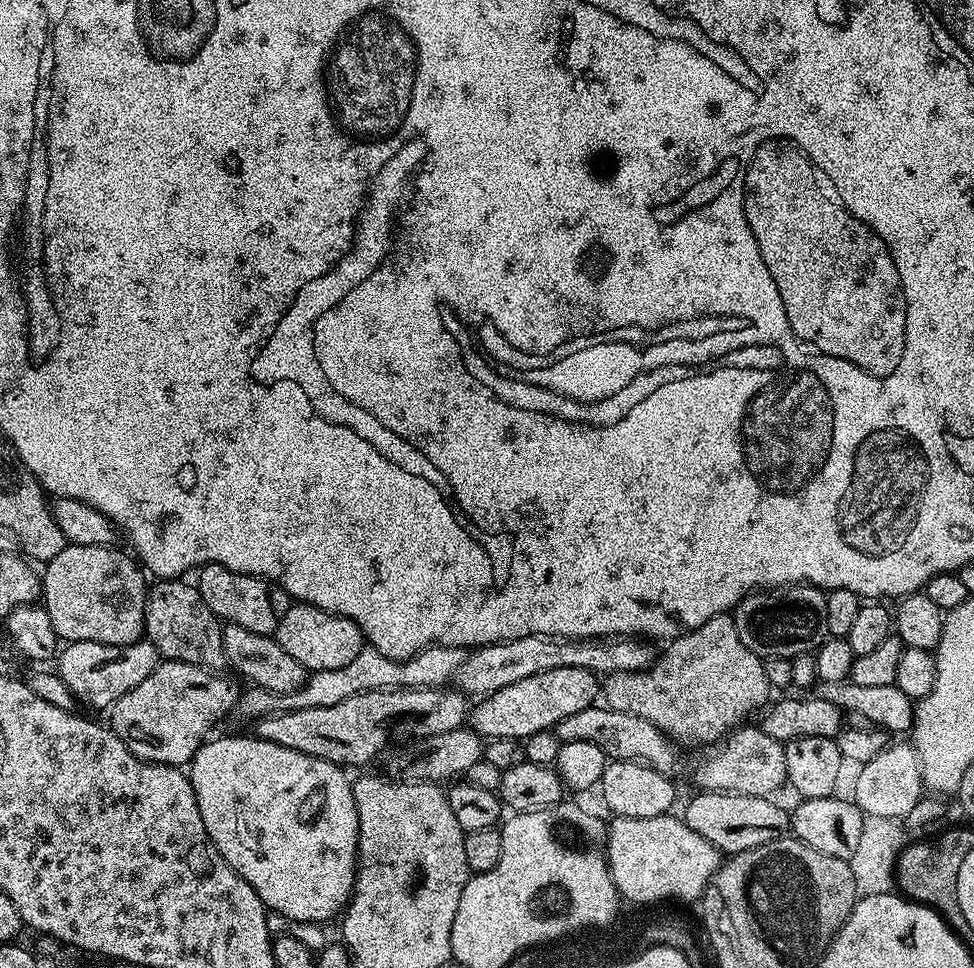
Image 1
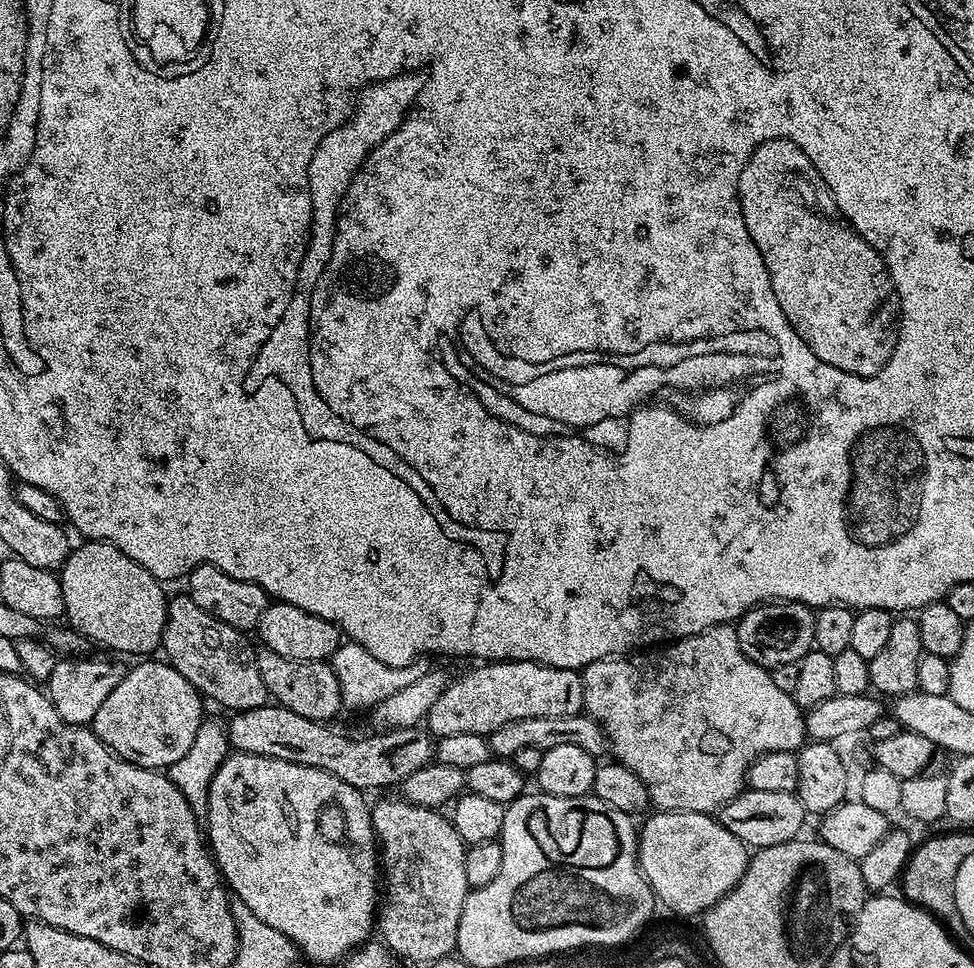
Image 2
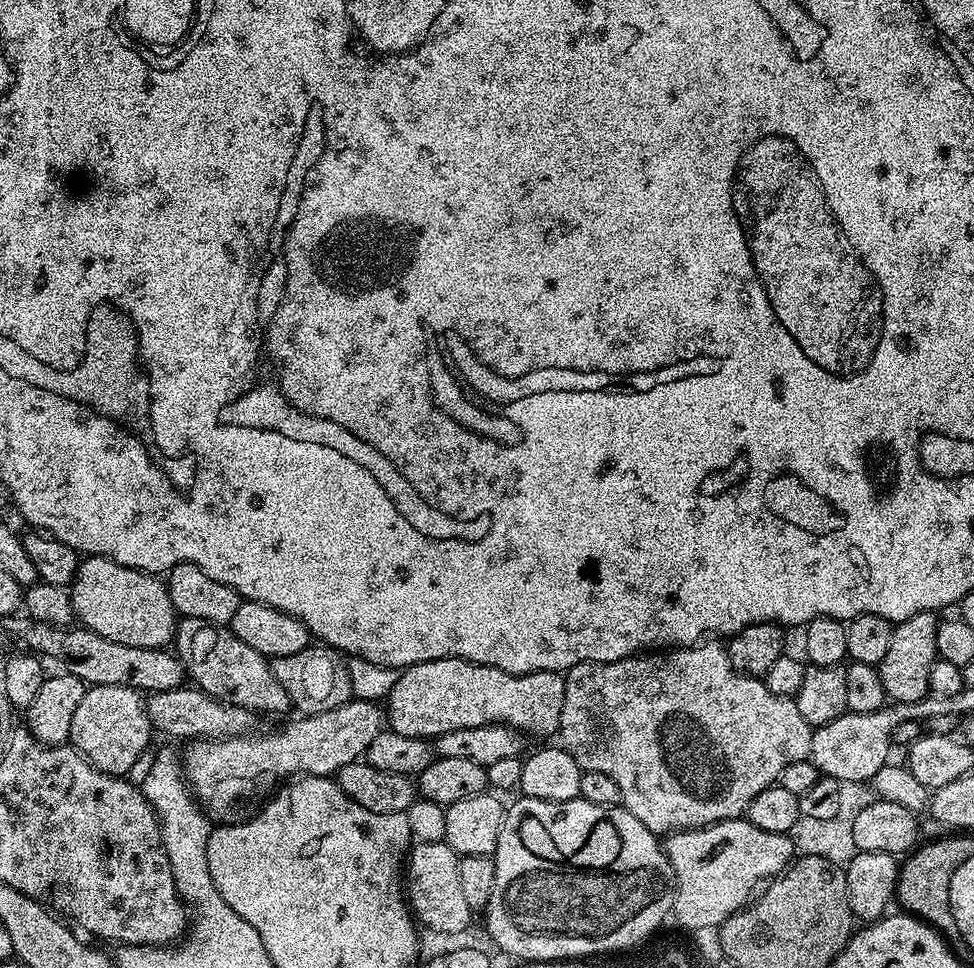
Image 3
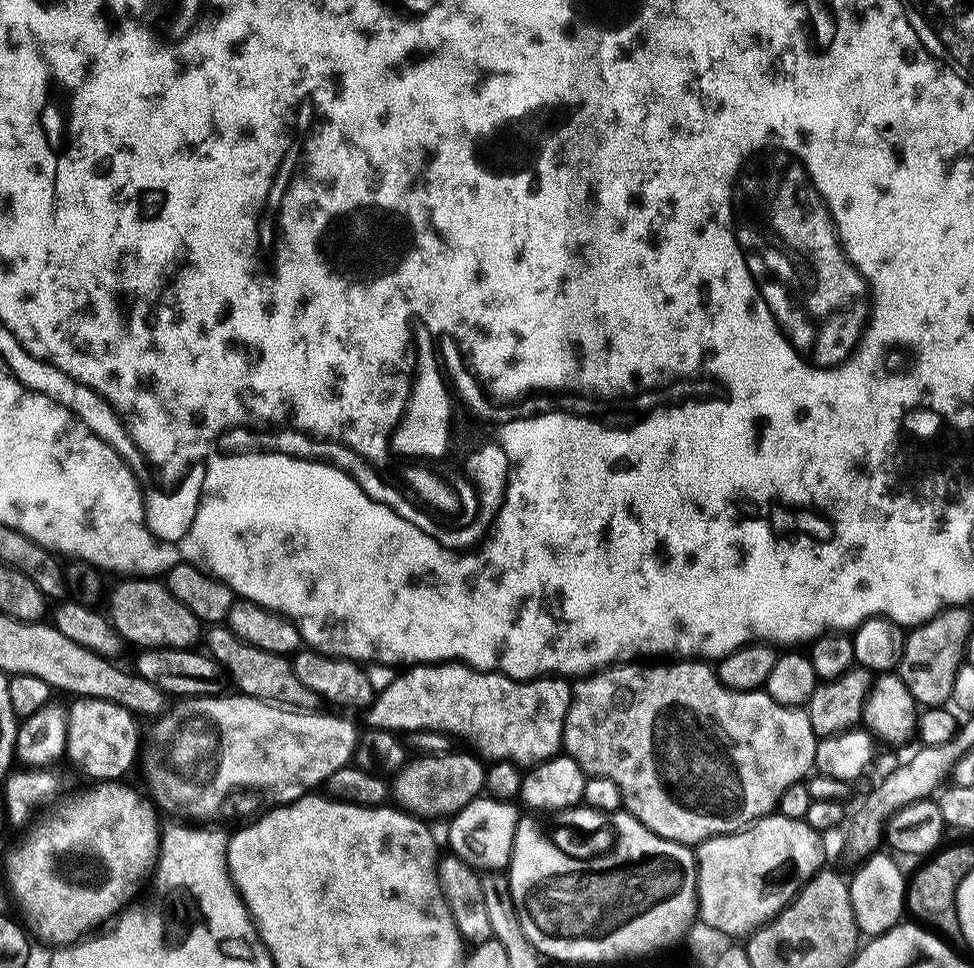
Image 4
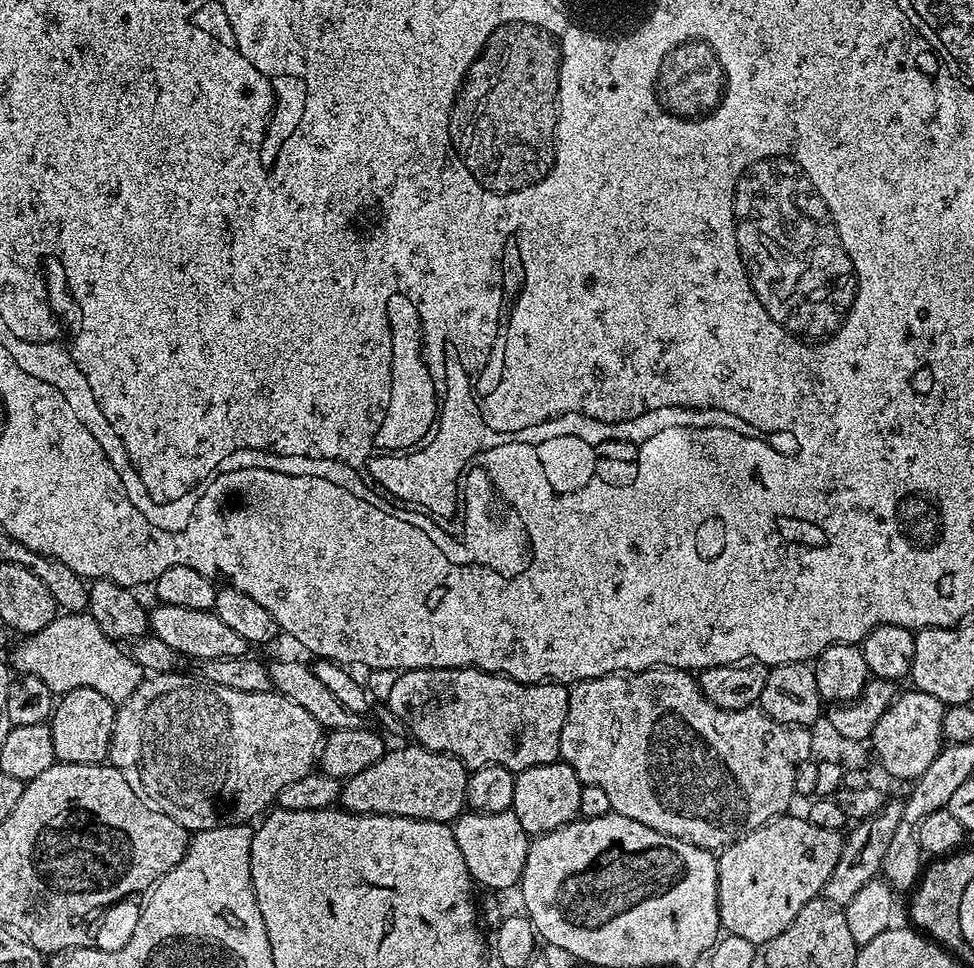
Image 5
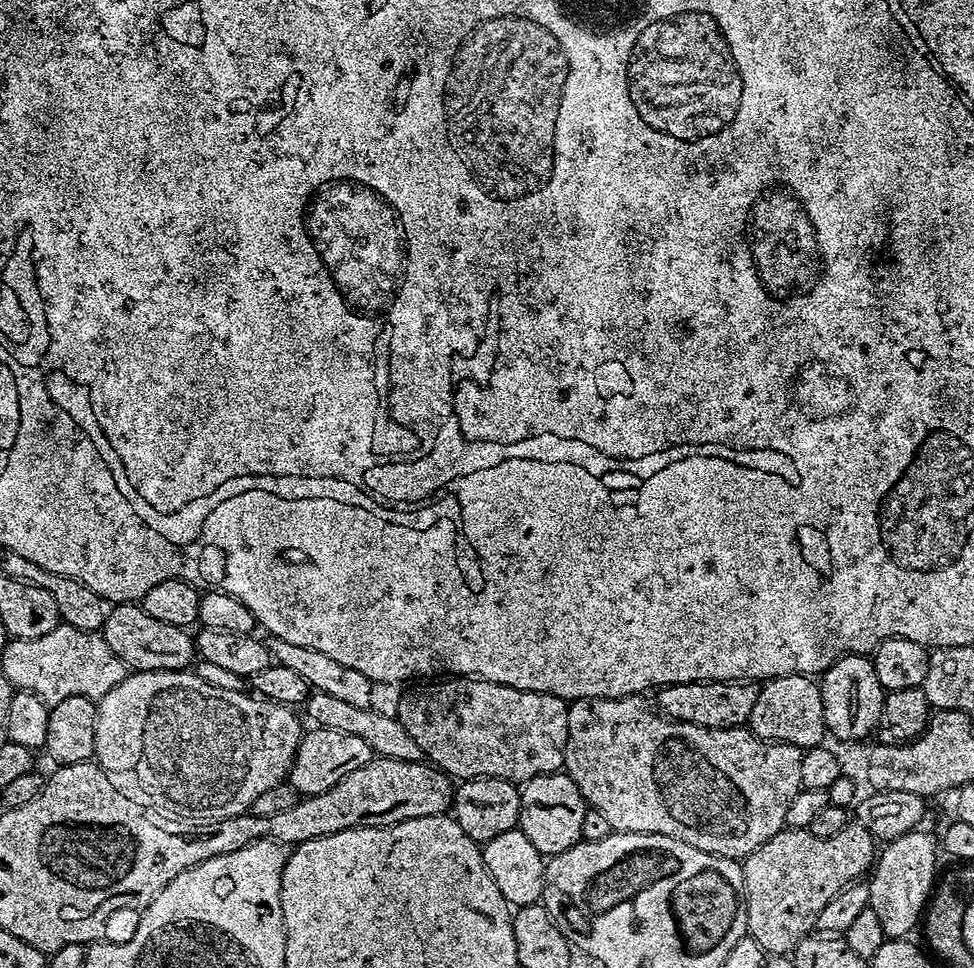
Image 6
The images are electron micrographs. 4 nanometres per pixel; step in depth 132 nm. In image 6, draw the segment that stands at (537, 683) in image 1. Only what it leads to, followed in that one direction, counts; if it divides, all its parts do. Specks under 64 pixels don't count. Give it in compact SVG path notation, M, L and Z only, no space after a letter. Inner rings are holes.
M479 678L444 679L448 680L424 684L406 693L394 709L396 719L406 726L406 734L418 742L421 753L441 772L452 778L493 776L499 780L523 782L563 769L568 704L560 697L551 696L549 692L527 692Z

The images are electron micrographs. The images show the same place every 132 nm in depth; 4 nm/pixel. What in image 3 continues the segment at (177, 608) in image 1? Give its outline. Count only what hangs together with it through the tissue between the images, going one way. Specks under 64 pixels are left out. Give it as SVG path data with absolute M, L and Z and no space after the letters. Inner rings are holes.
M185 616L179 621L174 648L183 660L191 681L208 696L225 704L247 708L256 714L280 712L287 704L289 707L290 693L277 678L269 657L258 654L254 646L246 646L242 638L232 633L231 627L208 624L205 620Z

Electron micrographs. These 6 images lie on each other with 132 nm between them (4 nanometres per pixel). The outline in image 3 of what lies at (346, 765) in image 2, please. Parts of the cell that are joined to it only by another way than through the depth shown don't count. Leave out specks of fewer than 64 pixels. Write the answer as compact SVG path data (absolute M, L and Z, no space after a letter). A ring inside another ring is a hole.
M181 686L165 692L153 692L146 707L159 731L161 728L172 736L181 736L184 742L190 742L195 738L227 740L229 736L246 736L253 731L254 716L249 709L225 704L224 701L201 692L196 686Z

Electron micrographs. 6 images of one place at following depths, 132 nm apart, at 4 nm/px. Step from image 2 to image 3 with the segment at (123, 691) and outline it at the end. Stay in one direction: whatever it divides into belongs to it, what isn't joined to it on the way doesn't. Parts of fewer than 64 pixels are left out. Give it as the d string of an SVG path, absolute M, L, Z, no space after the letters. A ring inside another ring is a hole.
M97 684L85 693L82 706L76 711L71 739L95 768L111 776L127 777L147 750L152 732L154 723L141 693L135 688Z

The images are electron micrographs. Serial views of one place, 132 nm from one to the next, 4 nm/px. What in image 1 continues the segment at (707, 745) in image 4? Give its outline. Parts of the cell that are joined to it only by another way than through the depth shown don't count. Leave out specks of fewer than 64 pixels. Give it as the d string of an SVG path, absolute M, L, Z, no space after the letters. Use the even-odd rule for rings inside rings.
M723 612L710 622L702 622L698 630L678 636L649 668L642 672L613 672L603 681L602 700L614 711L629 712L648 719L677 745L709 745L741 727L751 712L759 713L769 703L770 689L764 660L755 656L738 638L735 615Z

